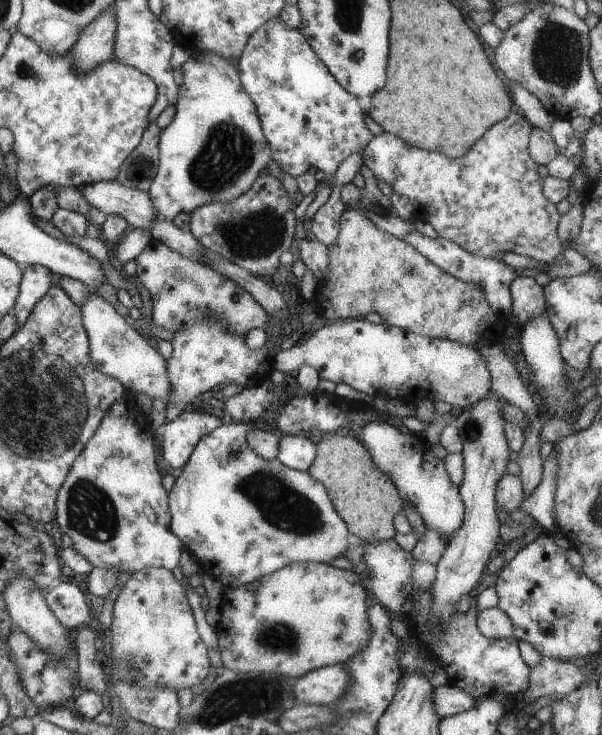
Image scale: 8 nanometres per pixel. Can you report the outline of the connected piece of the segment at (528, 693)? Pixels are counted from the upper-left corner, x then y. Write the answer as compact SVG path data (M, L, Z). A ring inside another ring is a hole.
M540 656L539 664L529 668L529 684L522 694L529 702L549 694L558 698L574 691L585 680L585 674L571 660Z

